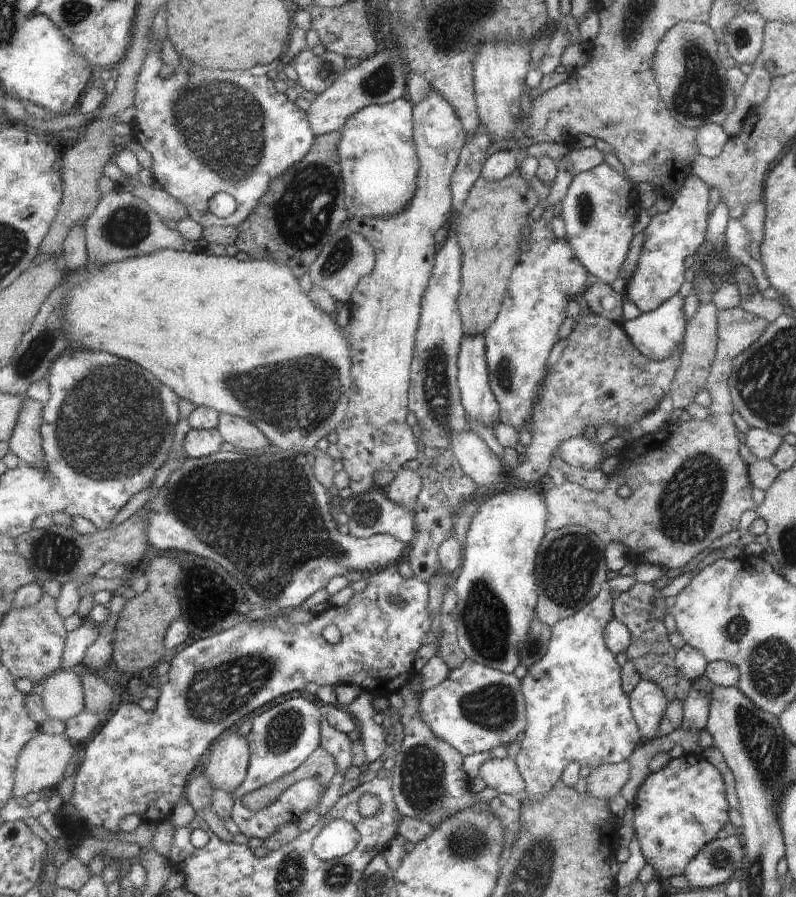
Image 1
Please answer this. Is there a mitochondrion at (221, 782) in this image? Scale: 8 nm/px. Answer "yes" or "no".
no

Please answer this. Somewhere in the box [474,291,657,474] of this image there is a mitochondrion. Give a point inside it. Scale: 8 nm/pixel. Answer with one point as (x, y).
(505, 370)

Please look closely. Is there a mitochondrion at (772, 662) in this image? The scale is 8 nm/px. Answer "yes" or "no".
yes

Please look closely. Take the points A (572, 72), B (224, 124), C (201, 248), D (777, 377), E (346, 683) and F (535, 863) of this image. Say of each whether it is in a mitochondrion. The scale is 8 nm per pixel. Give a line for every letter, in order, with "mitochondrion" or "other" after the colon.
A: other
B: mitochondrion
C: other
D: mitochondrion
E: other
F: mitochondrion

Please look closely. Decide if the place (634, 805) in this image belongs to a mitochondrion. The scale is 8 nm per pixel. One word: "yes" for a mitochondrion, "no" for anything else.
no

